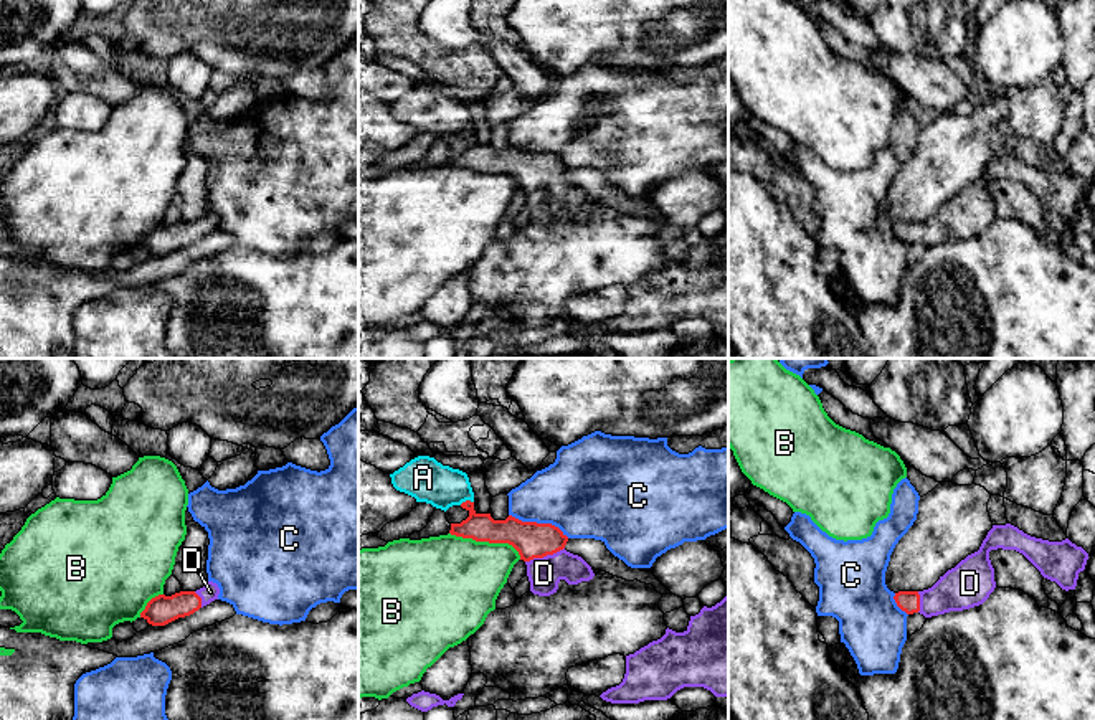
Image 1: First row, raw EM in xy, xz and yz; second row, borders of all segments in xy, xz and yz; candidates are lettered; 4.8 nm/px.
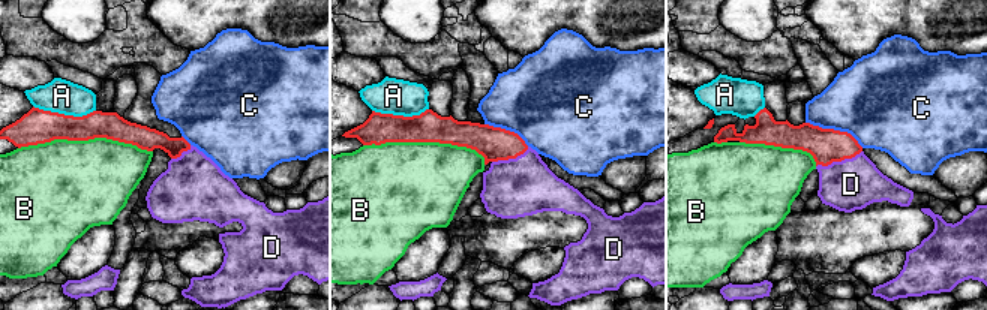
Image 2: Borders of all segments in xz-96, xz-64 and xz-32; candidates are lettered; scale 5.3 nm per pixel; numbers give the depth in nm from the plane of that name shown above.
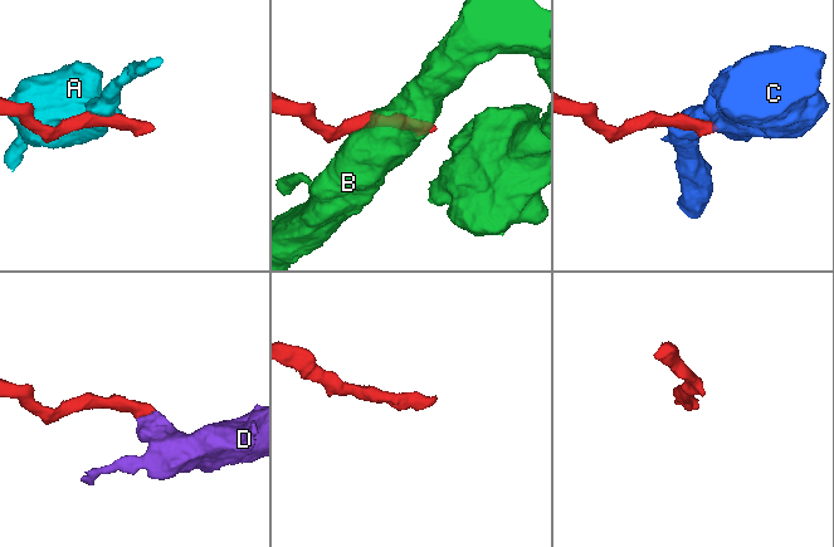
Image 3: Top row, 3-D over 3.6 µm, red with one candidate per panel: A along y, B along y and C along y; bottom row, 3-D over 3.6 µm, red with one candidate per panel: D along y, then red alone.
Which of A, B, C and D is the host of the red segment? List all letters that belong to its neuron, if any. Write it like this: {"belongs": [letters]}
{"belongs": ["D"]}

